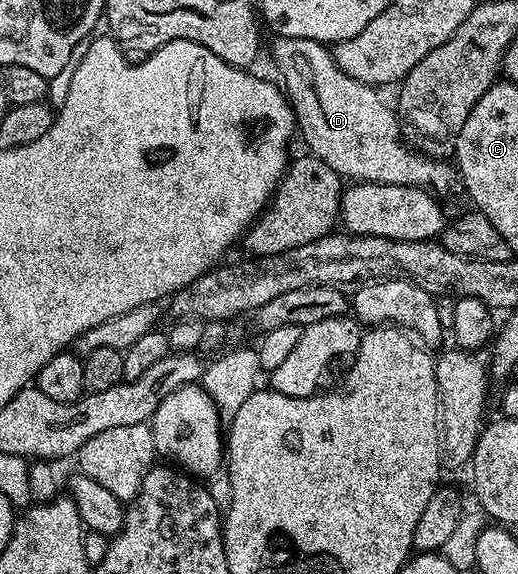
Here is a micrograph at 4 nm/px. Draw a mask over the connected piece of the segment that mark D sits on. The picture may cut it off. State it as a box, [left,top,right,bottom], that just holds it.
[274,37,460,196]

